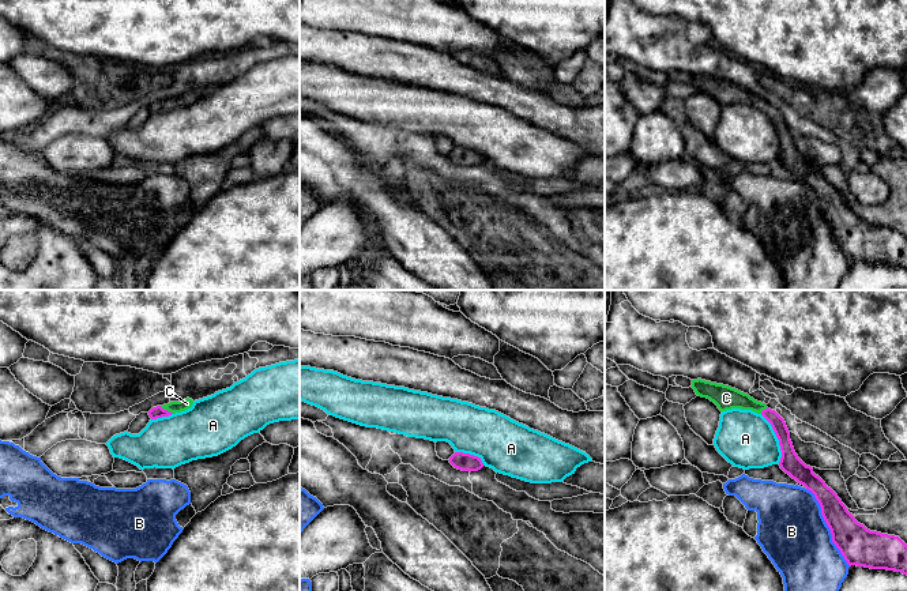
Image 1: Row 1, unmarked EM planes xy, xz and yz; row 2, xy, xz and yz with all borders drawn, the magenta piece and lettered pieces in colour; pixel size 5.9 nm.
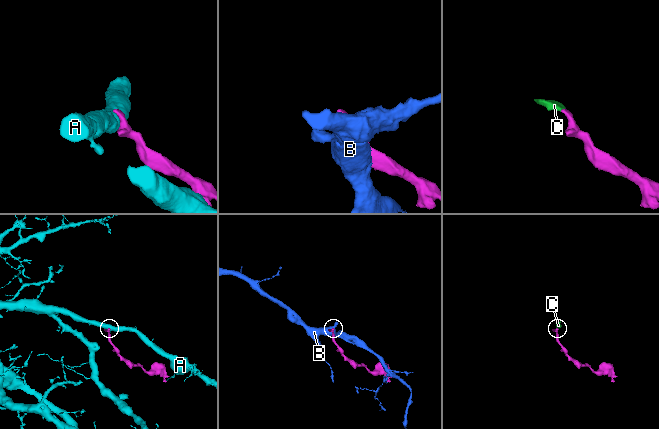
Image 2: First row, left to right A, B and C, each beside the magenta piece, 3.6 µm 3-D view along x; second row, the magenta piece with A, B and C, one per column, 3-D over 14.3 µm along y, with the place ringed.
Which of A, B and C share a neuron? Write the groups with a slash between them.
A / B / C

